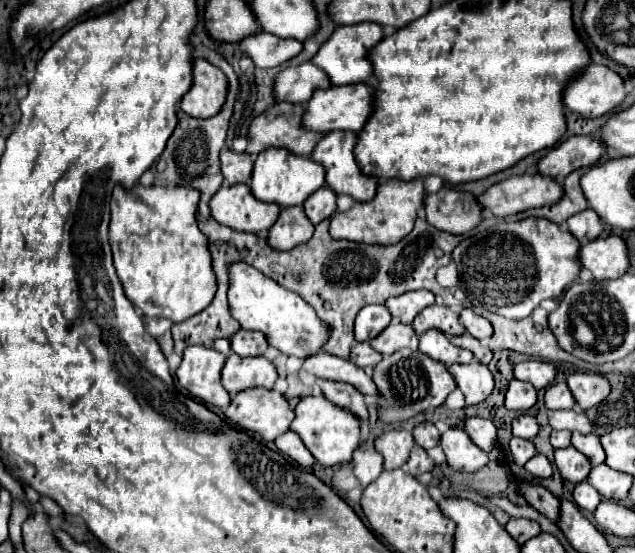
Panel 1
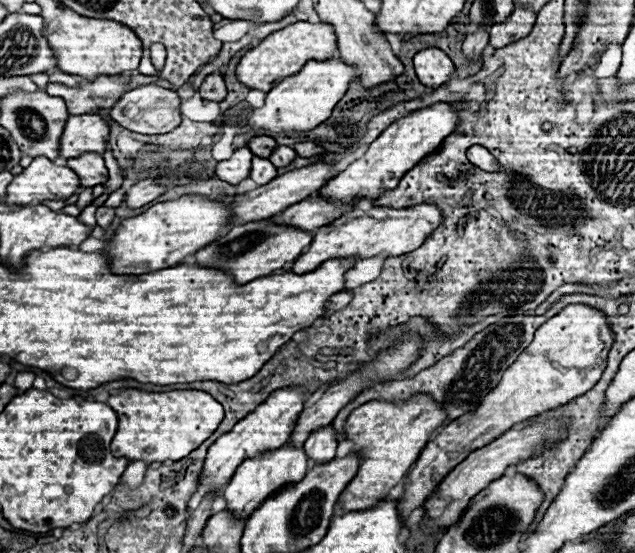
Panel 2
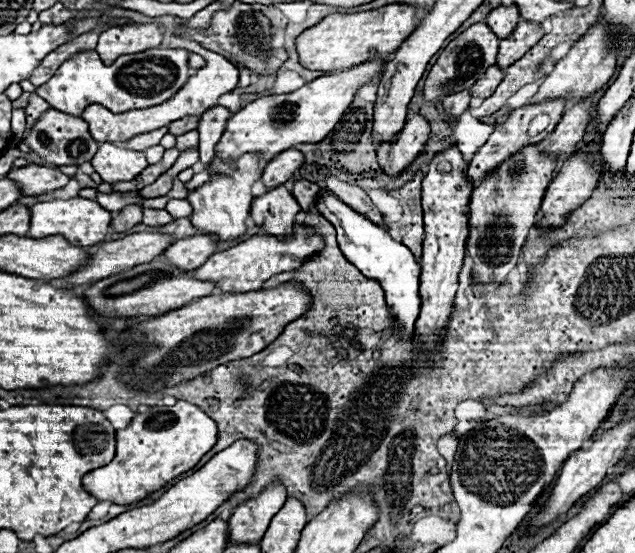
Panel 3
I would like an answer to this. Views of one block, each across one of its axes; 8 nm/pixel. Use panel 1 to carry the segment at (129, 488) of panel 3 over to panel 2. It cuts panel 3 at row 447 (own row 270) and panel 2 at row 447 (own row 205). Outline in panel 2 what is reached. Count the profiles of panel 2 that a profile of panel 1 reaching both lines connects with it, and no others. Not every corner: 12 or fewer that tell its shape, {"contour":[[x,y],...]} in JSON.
{"contour":[[208,392],[110,396],[114,456],[180,460],[220,424]]}

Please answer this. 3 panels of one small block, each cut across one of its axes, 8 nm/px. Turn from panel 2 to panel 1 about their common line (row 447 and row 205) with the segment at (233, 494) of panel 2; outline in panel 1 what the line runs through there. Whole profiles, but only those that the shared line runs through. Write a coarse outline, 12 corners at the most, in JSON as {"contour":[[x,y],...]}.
{"contour":[[270,146],[256,156],[252,194],[282,208],[324,186],[324,166]]}

